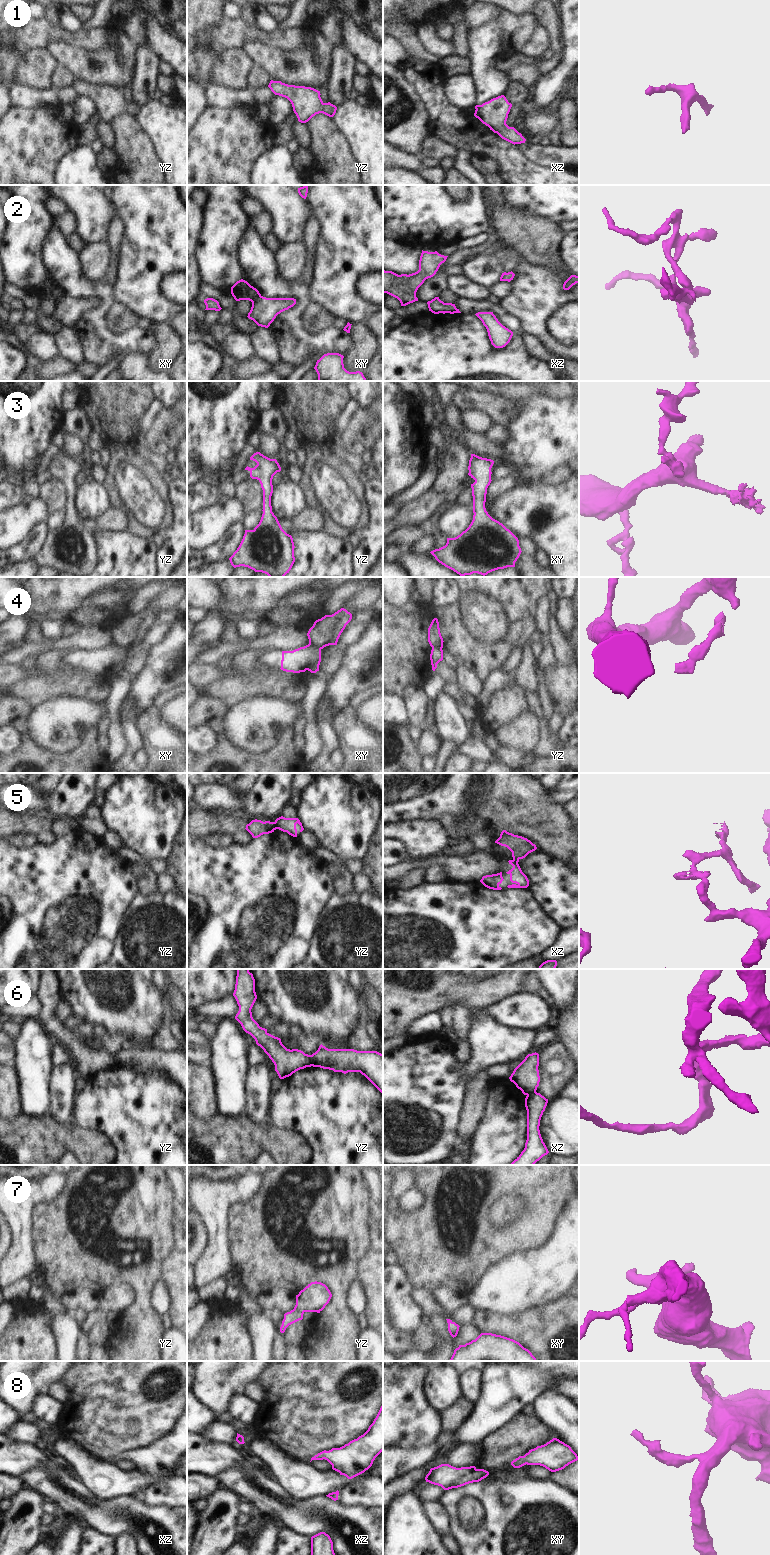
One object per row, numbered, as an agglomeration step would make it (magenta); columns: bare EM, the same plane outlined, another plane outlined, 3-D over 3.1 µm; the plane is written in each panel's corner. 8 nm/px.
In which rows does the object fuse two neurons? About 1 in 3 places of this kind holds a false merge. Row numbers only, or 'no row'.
2, 4, 5, 6

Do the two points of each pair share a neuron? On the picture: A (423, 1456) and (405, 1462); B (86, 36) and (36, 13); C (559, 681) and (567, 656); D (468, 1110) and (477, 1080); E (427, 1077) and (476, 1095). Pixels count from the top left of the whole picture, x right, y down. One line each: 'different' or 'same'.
A: same
B: different
C: different
D: same
E: different

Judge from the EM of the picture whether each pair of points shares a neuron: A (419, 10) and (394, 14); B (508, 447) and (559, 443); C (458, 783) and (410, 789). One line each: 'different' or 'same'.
A: same
B: same
C: same

